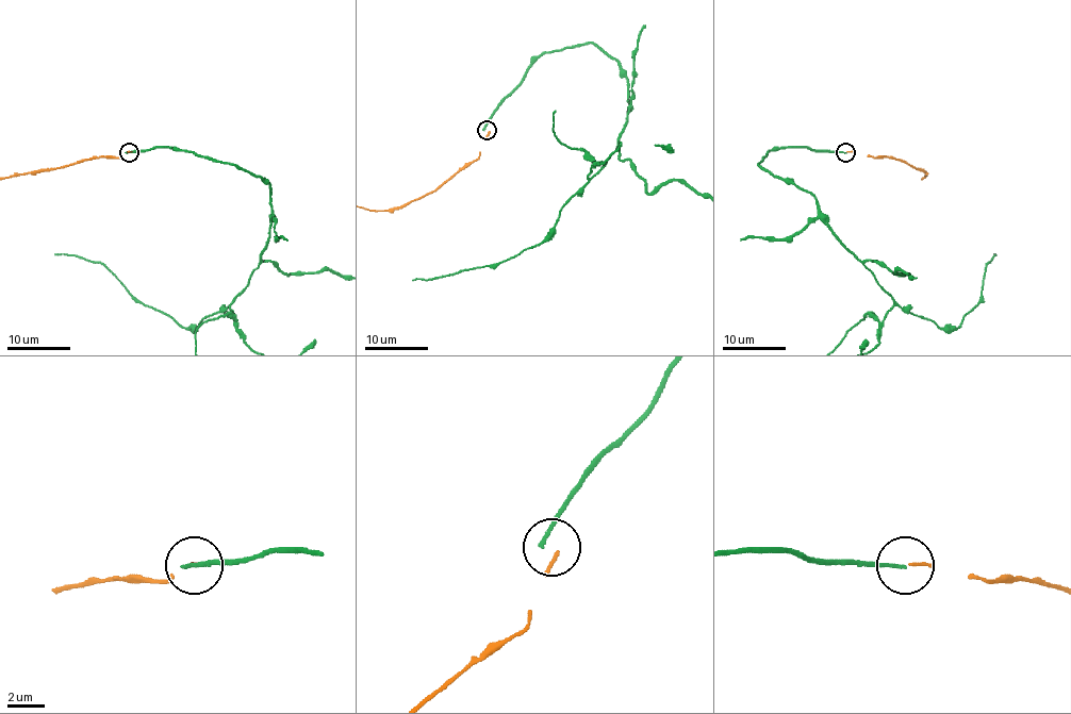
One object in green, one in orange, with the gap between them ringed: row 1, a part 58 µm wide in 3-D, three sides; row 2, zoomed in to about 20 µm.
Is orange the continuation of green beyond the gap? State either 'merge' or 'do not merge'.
do not merge

